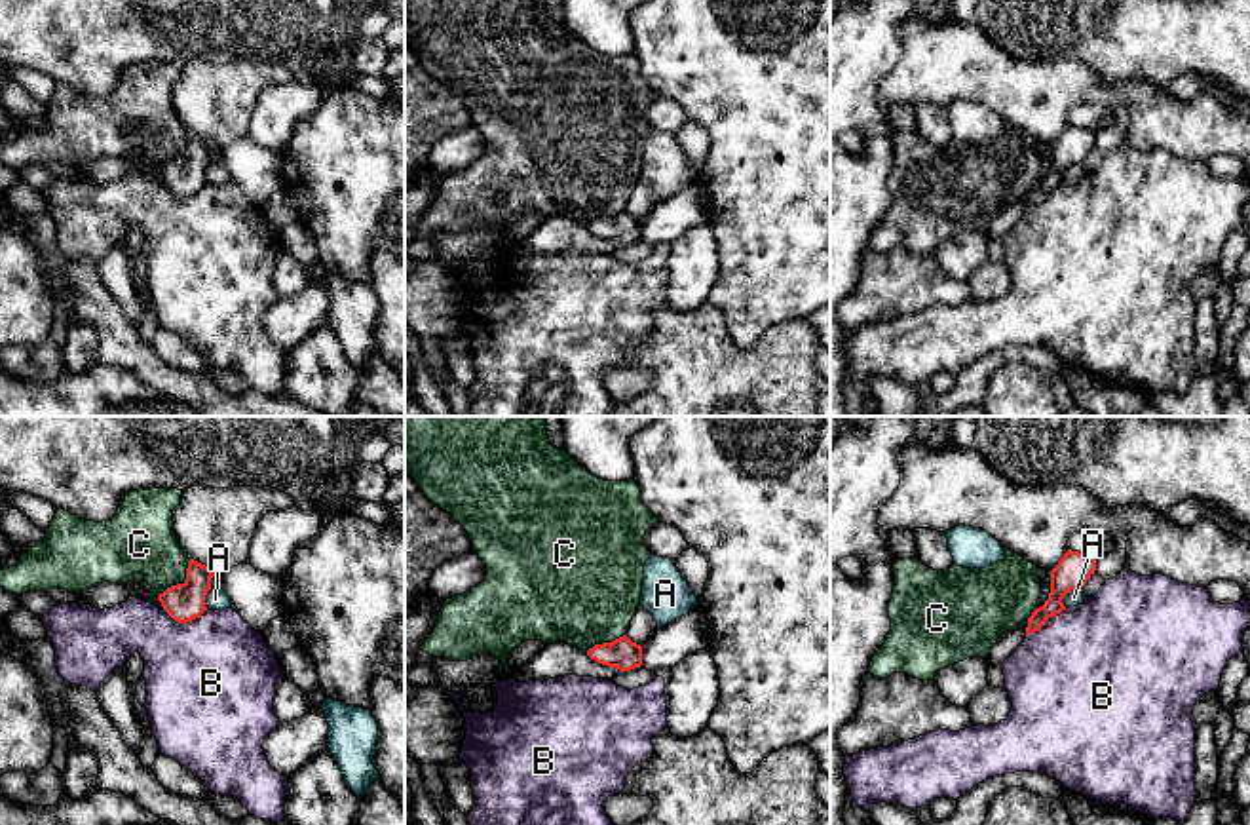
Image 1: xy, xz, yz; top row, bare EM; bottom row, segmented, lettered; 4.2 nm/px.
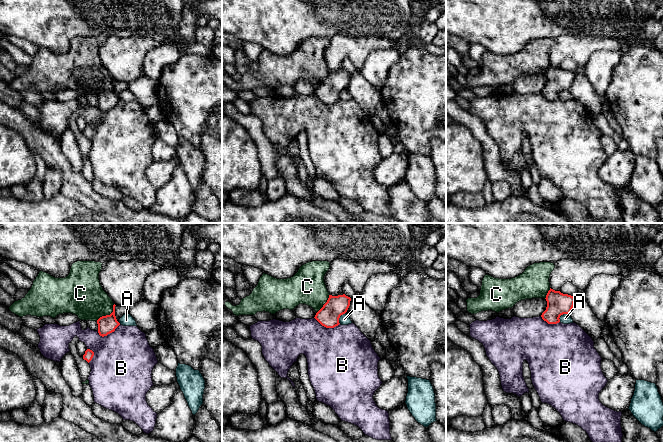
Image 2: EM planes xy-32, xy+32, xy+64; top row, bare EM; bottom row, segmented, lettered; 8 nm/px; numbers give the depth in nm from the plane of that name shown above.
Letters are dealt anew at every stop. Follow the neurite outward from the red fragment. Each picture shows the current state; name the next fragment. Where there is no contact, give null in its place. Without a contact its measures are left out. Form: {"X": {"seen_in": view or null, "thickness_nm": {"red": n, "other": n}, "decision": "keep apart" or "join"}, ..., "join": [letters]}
{"A": {"seen_in": "yz", "thickness_nm": {"red": 150, "other": 70}, "decision": "keep apart"}, "B": {"seen_in": "xy", "thickness_nm": {"red": 160, "other": 500}, "decision": "keep apart"}, "C": {"seen_in": "xy", "thickness_nm": {"red": 160, "other": 300}, "decision": "keep apart"}, "join": []}

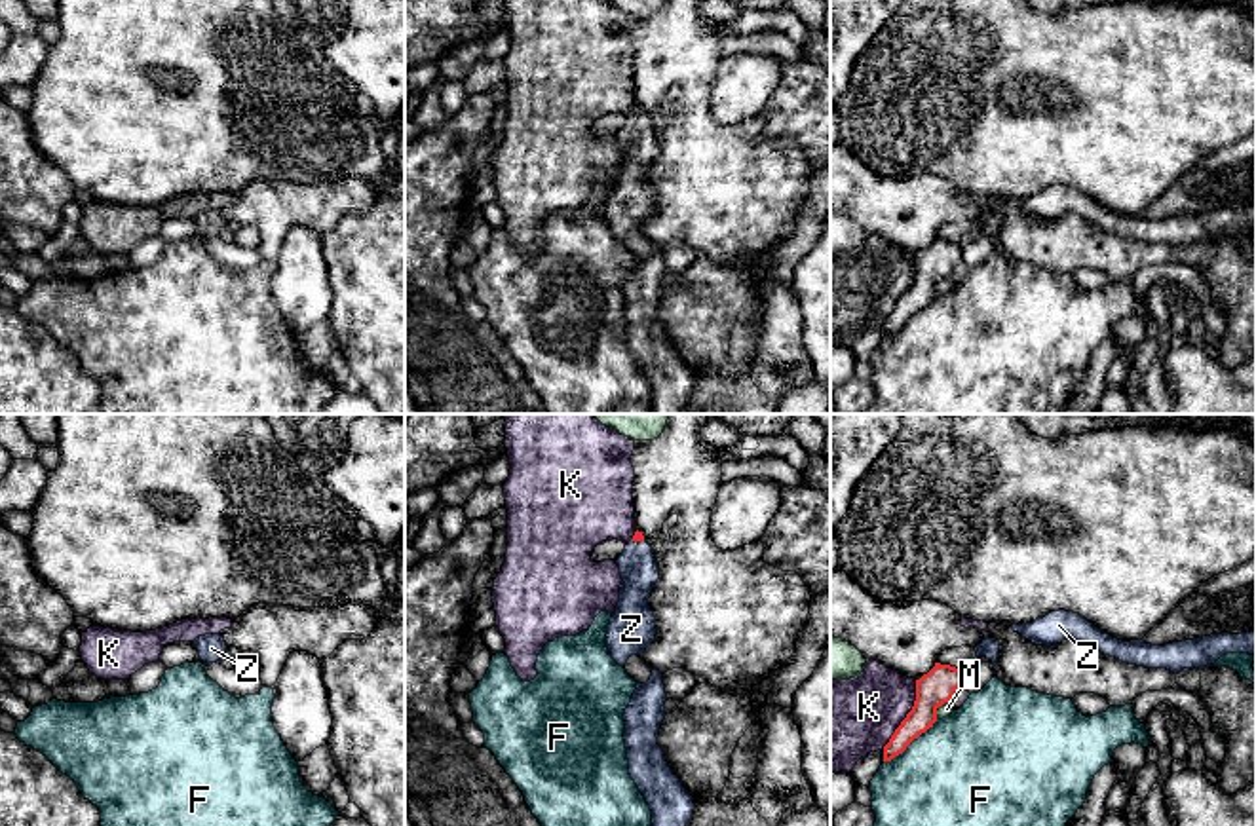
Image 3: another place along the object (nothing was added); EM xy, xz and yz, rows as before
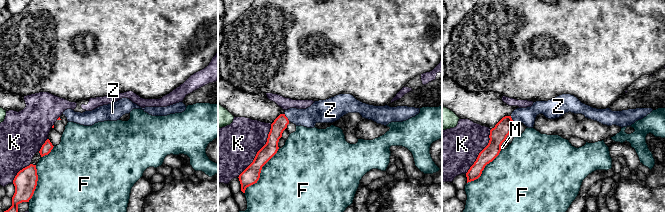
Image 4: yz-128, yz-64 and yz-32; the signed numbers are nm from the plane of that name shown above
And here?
{"F": {"seen_in": "yz", "thickness_nm": {"red": 150, "other": 460}, "decision": "keep apart"}, "K": {"seen_in": "yz", "thickness_nm": {"red": 150, "other": 340}, "decision": "keep apart"}, "M": {"seen_in": "yz", "thickness_nm": {"red": 150, "other": 60}, "decision": "keep apart"}, "Z": {"seen_in": "xz", "thickness_nm": {"red": 40, "other": 160}, "decision": "join"}, "join": ["Z"]}

